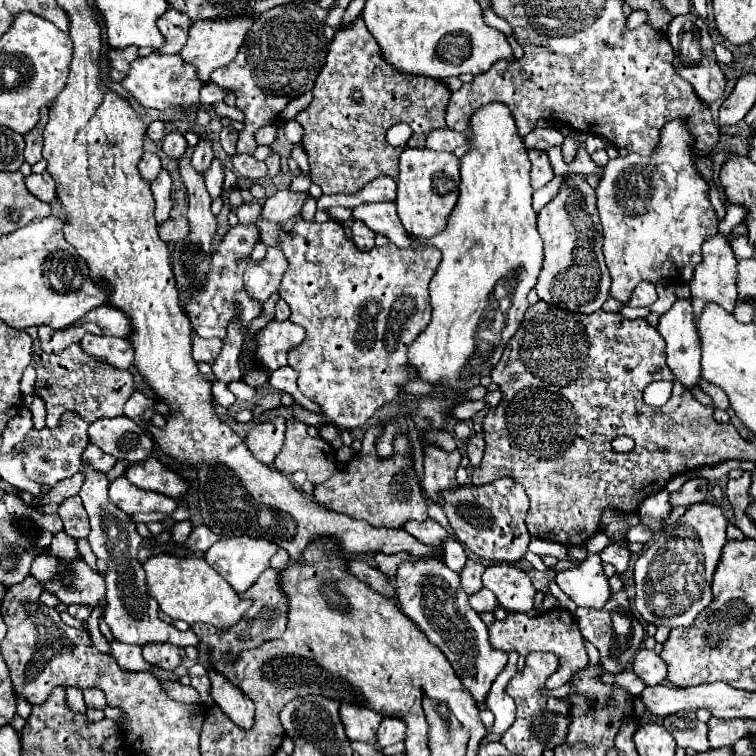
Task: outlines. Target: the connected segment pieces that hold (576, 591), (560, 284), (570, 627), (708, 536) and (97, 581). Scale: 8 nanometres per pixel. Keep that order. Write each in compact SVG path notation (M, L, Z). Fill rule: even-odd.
M588 554L578 566L558 572L556 584L576 606L602 608L610 598L610 586L602 574L602 560L598 554Z
M566 174L566 180L562 182L558 194L538 212L538 232L544 240L544 266L538 276L536 294L540 300L560 306L568 312L580 312L580 314L592 314L602 308L602 304L608 300L610 290L610 276L608 268L602 256L602 224L596 210L596 192L586 182L584 174Z
M552 608L548 612L536 614L536 616L528 616L528 614L508 614L506 620L496 620L490 626L490 644L494 648L512 652L516 650L520 656L528 656L532 650L540 650L540 652L554 652L560 658L560 668L556 670L556 674L552 678L548 678L548 688L558 688L562 684L566 684L574 672L582 670L588 664L588 654L584 648L584 638L580 636L580 630L576 628L576 620L572 616L572 612L564 610L564 608Z
M714 502L692 504L682 518L664 528L634 564L636 610L654 626L690 626L712 600L712 576L726 544L728 520Z
M58 532L54 534L50 546L38 554L30 566L30 574L40 580L40 586L54 594L64 606L70 604L86 604L90 608L106 608L106 584L104 584L104 574L92 570L82 554L78 552L78 544L72 536L68 536L66 532Z

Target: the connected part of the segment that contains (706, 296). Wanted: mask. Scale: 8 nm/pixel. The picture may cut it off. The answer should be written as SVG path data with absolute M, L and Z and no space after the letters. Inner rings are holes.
M712 236L702 244L702 264L694 270L694 278L690 282L690 290L692 290L692 306L694 306L694 316L698 318L702 308L710 302L714 304L724 304L726 312L732 312L736 306L736 278L738 278L738 260L728 244L726 236Z

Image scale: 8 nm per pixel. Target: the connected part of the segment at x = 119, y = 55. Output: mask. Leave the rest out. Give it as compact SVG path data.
M128 46L122 50L110 50L108 52L108 68L110 68L108 76L112 82L120 82L128 74L130 62L138 56L136 52L138 52L136 46Z

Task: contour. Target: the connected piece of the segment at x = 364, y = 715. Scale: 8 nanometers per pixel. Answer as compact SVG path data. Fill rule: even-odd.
M342 704L340 706L340 716L342 724L346 728L346 736L350 740L366 742L366 744L376 744L376 728L382 722L382 714L362 708L362 706L352 706L352 704Z

